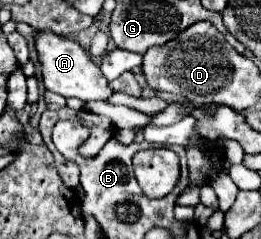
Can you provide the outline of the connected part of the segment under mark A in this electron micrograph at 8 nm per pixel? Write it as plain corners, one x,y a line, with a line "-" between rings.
36,30
34,42
36,42
38,60
42,66
42,82
44,82
46,90
56,92
64,98
74,96
74,98
80,98
82,102
106,100
112,94
98,64
90,60
90,56
84,52
84,48
78,42
58,36
58,34
52,34
52,32
38,32
38,30

